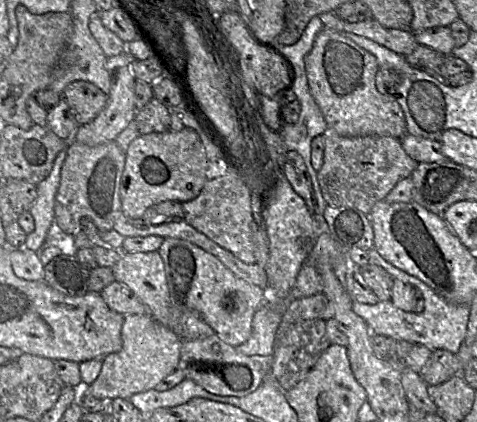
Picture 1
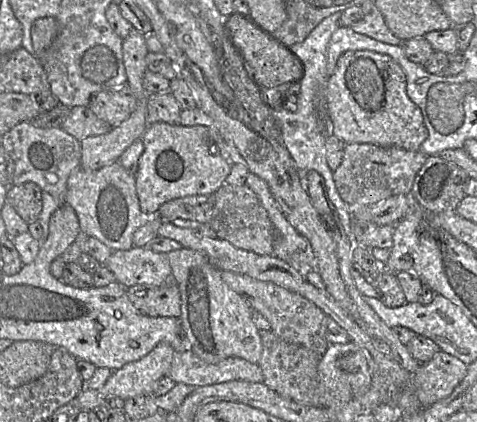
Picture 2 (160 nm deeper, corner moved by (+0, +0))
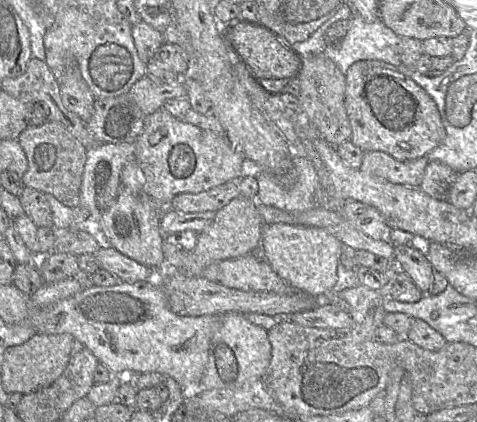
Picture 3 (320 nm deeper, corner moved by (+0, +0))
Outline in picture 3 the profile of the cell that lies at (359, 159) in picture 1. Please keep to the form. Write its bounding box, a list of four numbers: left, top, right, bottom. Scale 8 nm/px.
[359,151,427,188]

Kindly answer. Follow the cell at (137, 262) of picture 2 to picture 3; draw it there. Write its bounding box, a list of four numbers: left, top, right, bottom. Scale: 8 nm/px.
[93,246,157,283]

